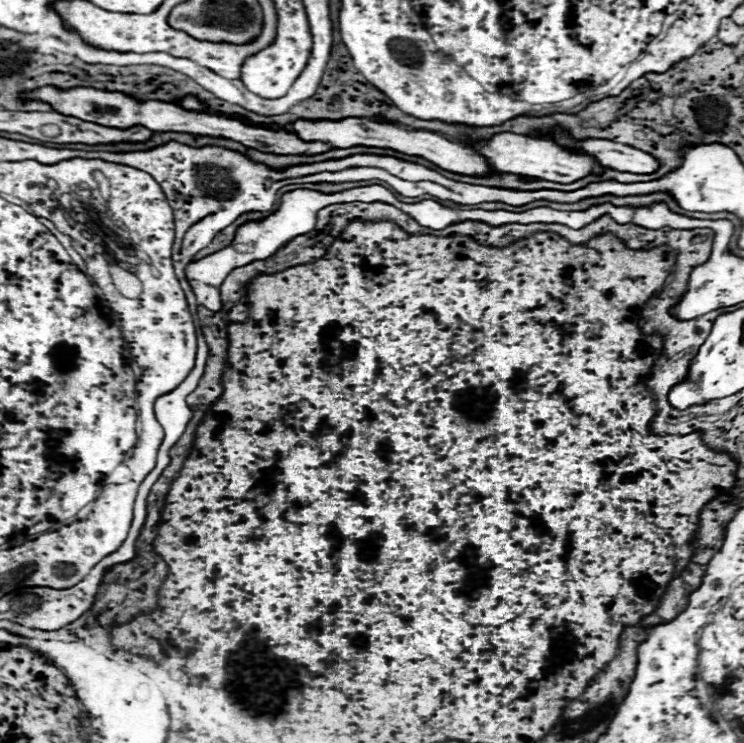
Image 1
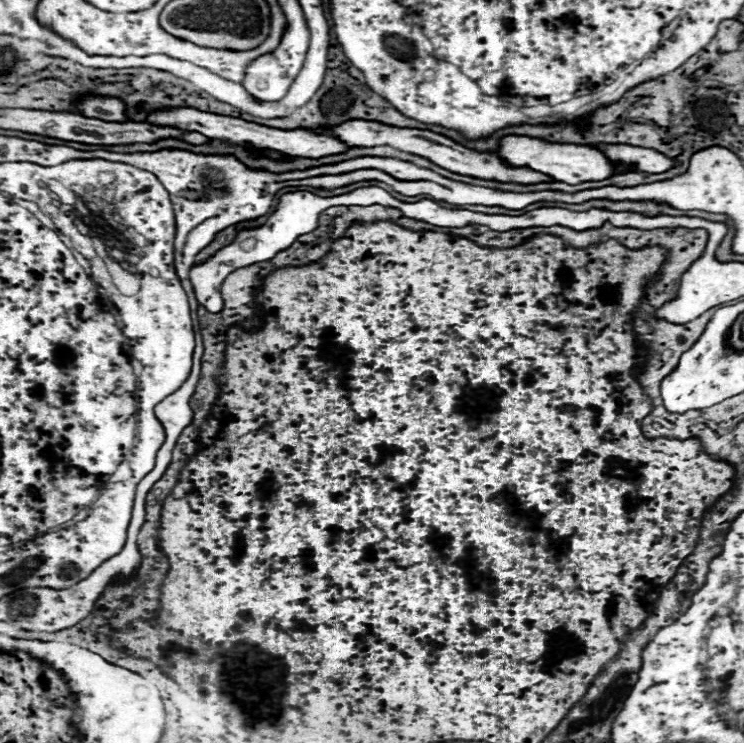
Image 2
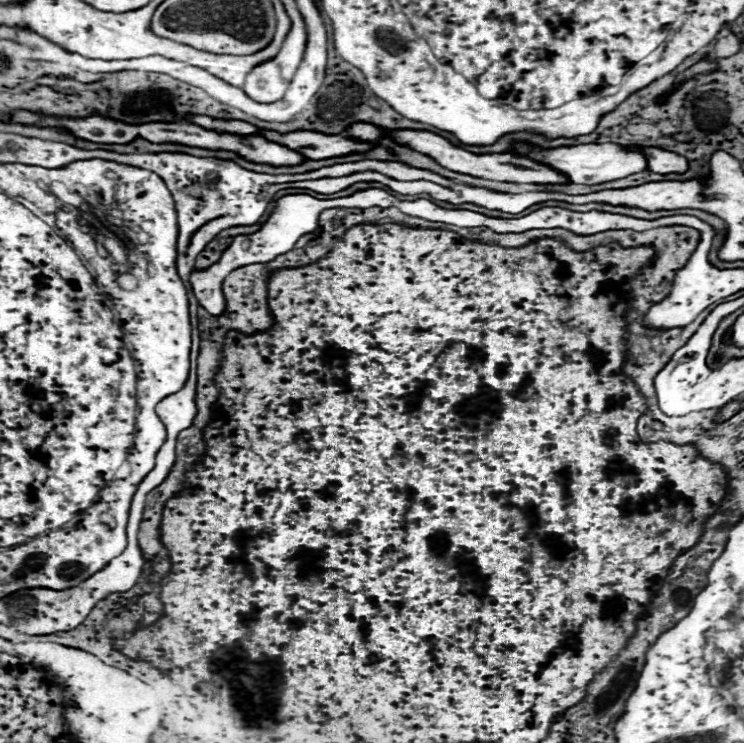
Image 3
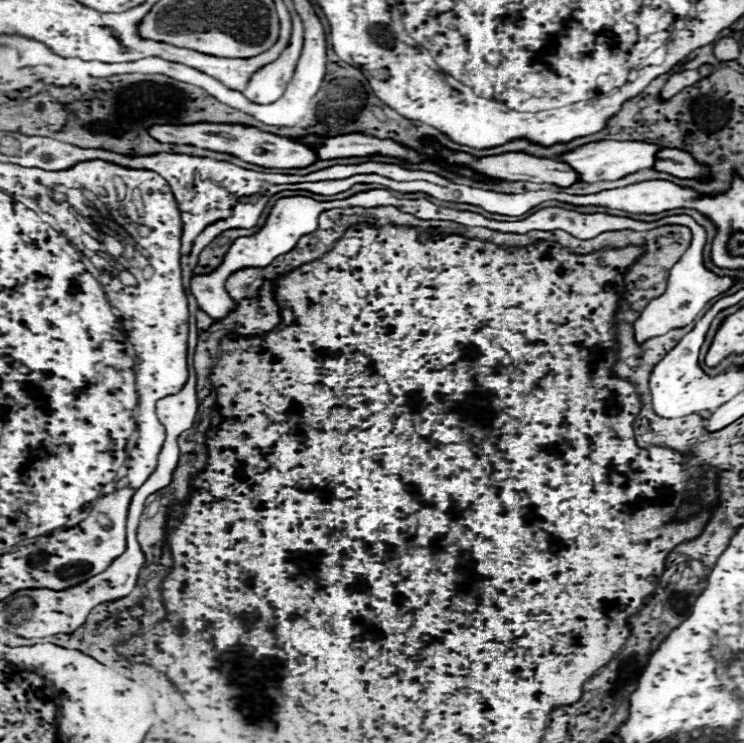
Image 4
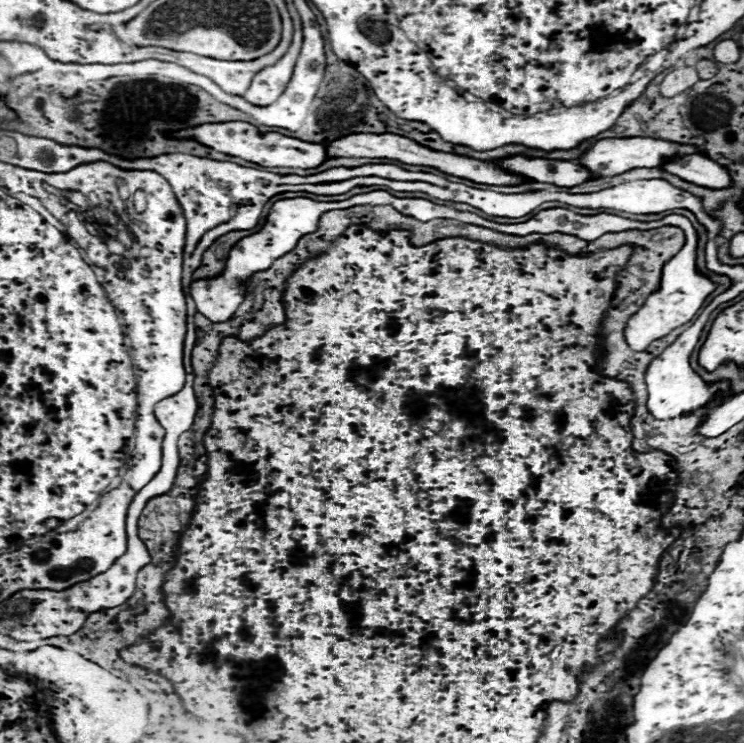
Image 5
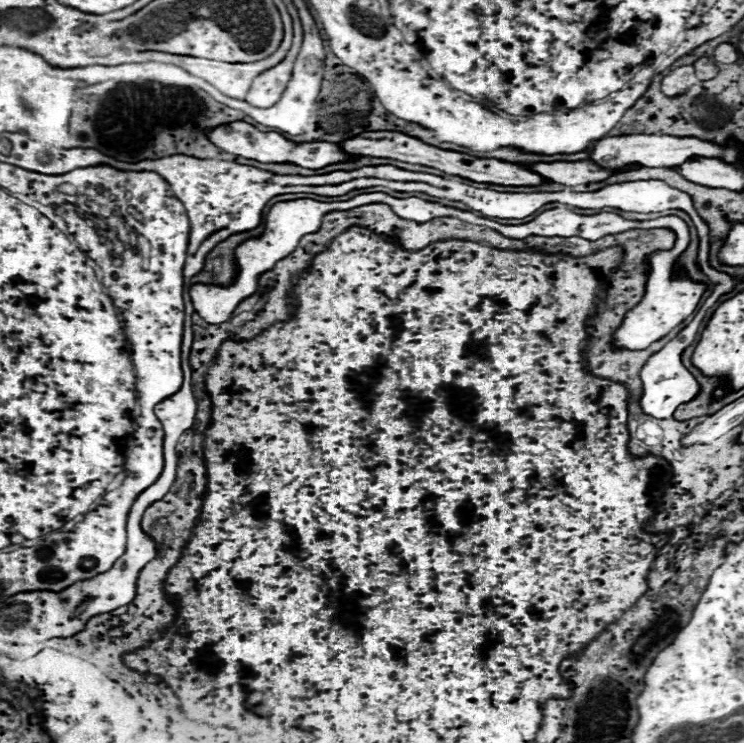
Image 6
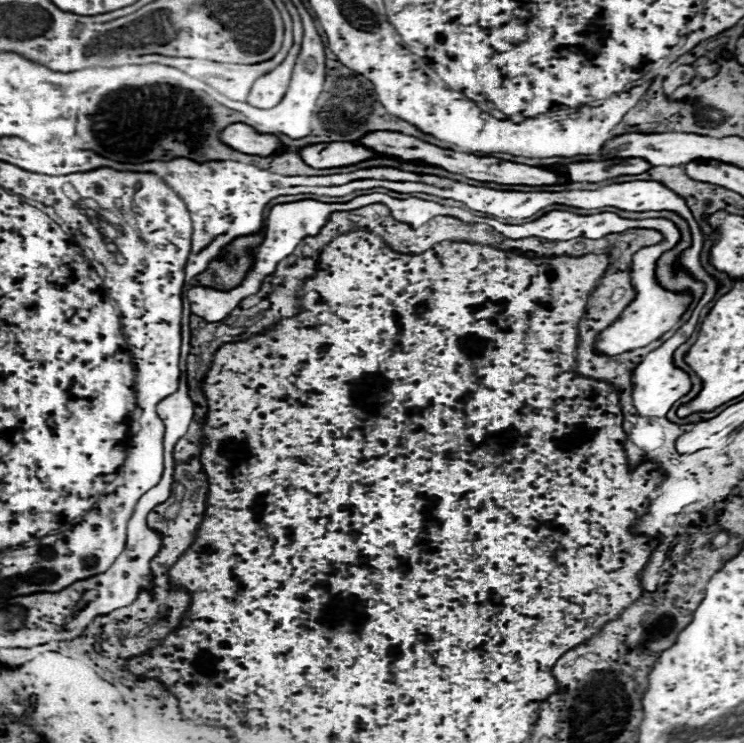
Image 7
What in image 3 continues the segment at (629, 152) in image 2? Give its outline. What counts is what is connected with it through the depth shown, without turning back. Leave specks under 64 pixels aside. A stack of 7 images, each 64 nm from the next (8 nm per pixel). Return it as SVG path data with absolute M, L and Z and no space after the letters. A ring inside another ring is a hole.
M644 148L648 156L648 170L656 174L684 174L688 170L688 160L676 152L666 152L658 148Z

